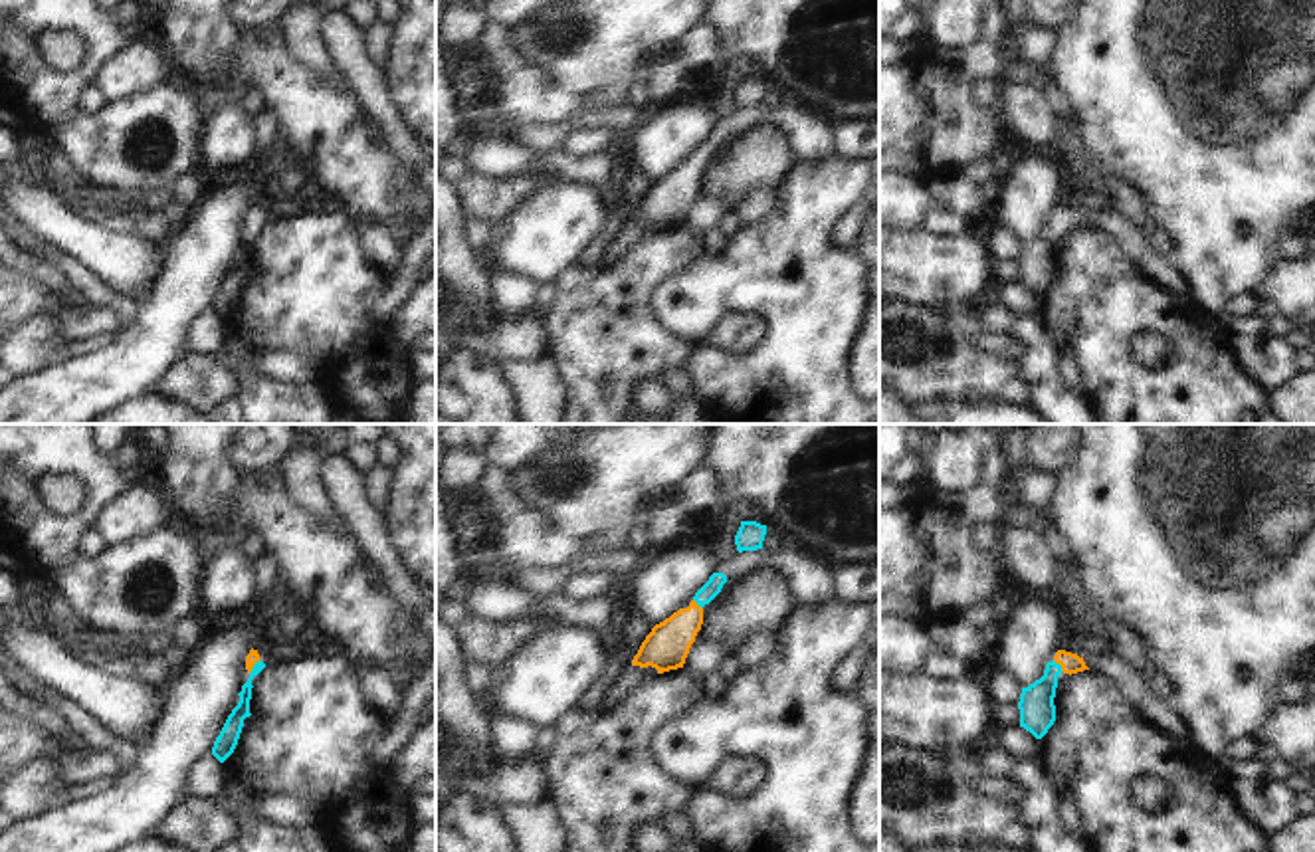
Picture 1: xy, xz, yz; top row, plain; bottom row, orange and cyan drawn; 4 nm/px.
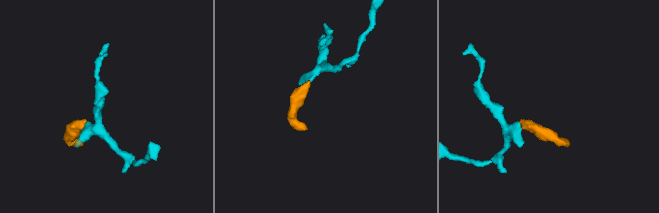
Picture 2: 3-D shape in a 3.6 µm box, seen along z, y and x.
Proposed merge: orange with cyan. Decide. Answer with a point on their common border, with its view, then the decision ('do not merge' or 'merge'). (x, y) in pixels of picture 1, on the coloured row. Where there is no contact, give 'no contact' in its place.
contact yz (1058, 662); merge

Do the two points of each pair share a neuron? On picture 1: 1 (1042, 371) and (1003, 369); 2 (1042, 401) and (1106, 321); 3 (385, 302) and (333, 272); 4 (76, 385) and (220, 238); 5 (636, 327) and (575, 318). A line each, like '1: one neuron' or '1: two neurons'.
1: two neurons
2: two neurons
3: two neurons
4: one neuron
5: one neuron

